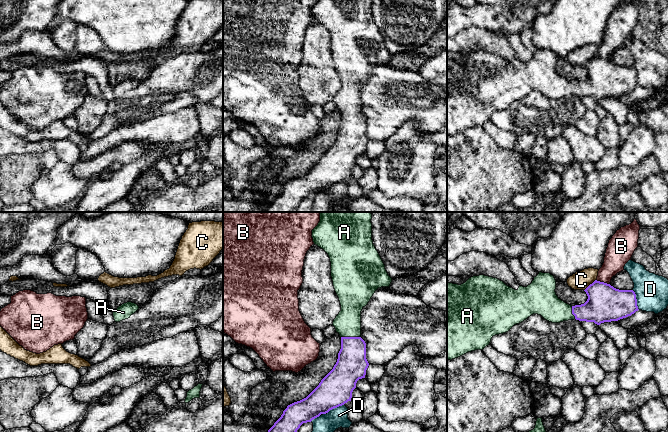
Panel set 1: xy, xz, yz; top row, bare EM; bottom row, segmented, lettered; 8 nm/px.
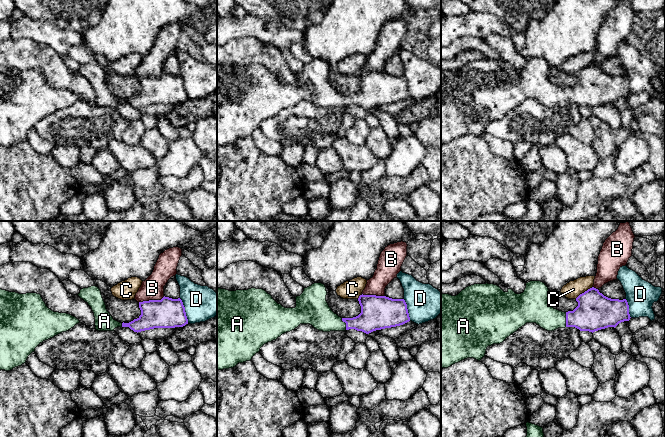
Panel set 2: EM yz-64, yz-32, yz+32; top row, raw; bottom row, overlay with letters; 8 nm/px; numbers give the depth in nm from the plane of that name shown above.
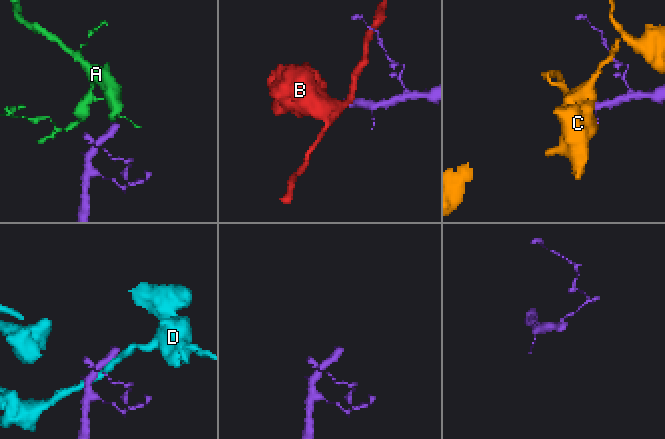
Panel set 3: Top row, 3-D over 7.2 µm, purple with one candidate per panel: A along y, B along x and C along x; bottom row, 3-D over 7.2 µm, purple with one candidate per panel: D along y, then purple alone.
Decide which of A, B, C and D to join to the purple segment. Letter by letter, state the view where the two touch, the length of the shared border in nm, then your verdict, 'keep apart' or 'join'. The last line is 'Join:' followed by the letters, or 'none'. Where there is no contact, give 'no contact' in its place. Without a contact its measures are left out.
A: xz | 160 nm | join
B: yz | 120 nm | keep apart
C: yz | 130 nm | keep apart
D: yz | 170 nm | keep apart
Join: A

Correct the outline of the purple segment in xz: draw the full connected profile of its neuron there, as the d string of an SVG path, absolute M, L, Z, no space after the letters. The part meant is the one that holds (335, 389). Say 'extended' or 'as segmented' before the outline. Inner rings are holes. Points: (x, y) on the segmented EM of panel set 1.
extended; M320 212L320 222L312 230L312 238L314 244L323 249L330 258L333 286L341 305L341 311L332 325L341 337L341 349L333 369L321 380L319 385L306 398L288 405L268 432L297 432L303 423L311 422L321 414L326 414L351 401L357 381L365 378L369 363L366 359L366 343L361 338L361 311L378 288L389 287L392 282L392 278L388 275L373 244L371 219L371 212Z

